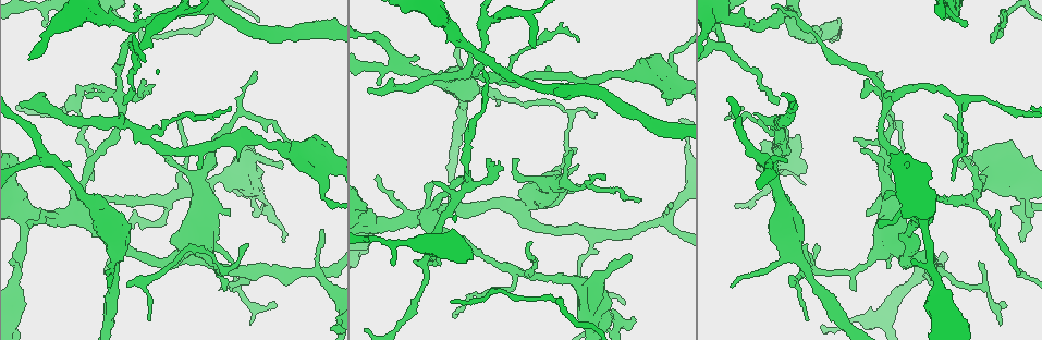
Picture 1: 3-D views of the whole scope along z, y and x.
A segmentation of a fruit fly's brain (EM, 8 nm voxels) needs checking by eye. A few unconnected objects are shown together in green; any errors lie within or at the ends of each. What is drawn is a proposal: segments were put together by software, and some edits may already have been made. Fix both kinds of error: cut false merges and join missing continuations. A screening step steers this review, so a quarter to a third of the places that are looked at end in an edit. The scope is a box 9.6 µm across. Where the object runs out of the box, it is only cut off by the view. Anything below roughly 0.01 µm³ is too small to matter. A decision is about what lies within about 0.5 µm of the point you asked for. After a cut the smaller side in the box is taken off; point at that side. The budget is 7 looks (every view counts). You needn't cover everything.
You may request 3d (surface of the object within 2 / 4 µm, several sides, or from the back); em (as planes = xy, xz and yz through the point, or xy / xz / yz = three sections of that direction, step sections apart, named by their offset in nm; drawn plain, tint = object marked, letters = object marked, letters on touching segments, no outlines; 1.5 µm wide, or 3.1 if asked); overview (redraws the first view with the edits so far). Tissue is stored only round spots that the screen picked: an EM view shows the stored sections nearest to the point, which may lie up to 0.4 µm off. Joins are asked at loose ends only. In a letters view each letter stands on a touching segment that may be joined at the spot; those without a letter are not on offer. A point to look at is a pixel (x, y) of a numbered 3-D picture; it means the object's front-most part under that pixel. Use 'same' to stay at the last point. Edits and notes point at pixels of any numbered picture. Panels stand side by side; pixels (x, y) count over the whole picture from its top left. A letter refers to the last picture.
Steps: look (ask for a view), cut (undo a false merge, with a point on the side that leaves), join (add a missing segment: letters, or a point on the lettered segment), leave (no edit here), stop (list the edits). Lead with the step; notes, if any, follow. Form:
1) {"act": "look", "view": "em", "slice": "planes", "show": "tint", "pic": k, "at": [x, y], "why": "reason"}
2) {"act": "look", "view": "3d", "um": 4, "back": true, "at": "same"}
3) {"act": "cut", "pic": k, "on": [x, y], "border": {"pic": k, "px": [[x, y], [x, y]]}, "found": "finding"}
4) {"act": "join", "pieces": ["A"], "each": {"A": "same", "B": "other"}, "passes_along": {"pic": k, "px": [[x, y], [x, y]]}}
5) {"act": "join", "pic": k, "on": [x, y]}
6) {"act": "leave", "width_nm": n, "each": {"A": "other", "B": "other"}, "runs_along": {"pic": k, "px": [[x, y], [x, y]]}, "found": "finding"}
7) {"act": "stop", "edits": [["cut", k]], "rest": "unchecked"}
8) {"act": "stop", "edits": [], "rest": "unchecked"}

{"act": "look", "view": "em", "slice": "yz", "step": 8, "show": "letters", "pic": 1, "at": [468, 55], "why": "branch stops here"}

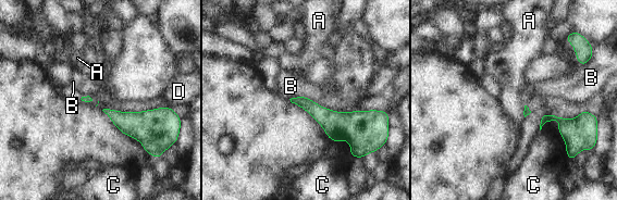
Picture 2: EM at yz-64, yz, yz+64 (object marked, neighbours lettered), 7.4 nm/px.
{"act": "leave", "each": {"A": "other", "B": "other", "C": "other", "D": "other"}, "runs_along": {"pic": 2, "px": [[294, 100], [326, 119], [366, 113]]}, "found": "none of them fits"}

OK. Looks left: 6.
{"act": "look", "view": "em", "slice": "yz", "step": 8, "show": "tint", "pic": 1, "at": [46, 95], "why": "free end"}

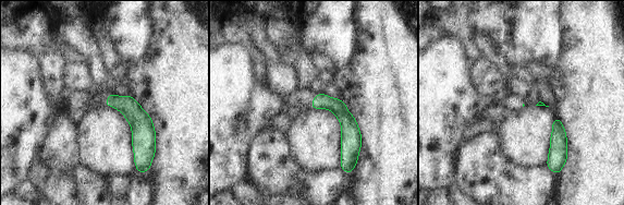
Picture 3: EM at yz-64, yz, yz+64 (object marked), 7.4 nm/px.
{"act": "look", "view": "em", "slice": "planes", "show": "letters", "at": "same", "why": "another direction"}

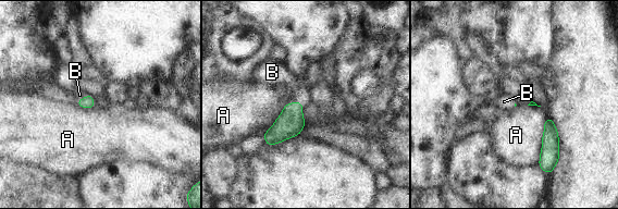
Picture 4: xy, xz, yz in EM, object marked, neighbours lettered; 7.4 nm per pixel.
{"act": "join", "pic": 4, "on": [277, 73], "each": {"A": "other", "B": "same"}, "passes_along": {"pic": 4, "px": [[291, 122], [296, 101], [277, 73]]}, "found": "the neuron continues"}

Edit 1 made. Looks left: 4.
{"act": "look", "view": "overview", "why": "see it whole again"}

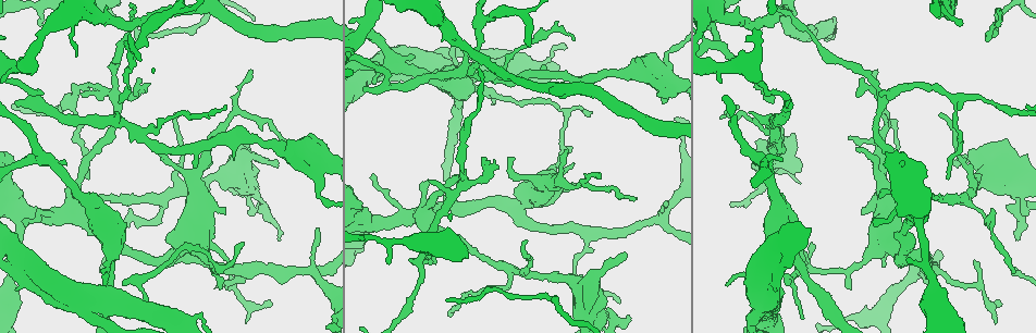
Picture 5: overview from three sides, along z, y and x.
{"act": "look", "view": "em", "slice": "yz", "step": 8, "show": "letters", "pic": 5, "at": [541, 65], "why": "branch stops here"}

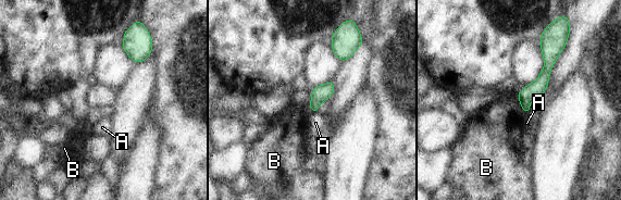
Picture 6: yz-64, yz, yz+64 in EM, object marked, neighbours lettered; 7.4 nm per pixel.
{"act": "look", "view": "em", "slice": "planes", "show": "letters", "at": "same", "why": "another direction"}

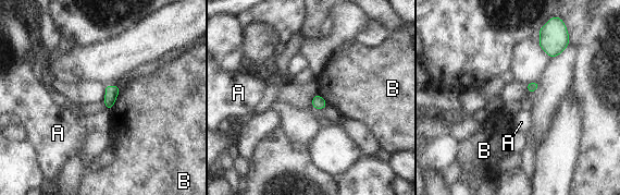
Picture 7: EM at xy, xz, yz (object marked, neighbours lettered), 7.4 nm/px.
{"act": "leave", "each": {"A": "other", "B": "other"}, "border": {"pic": 7, "px": [[121, 88], [110, 109]]}, "found": "none of them fits"}

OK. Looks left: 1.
{"act": "stop", "edits": [["join", 4]], "rest": "unchecked"}

